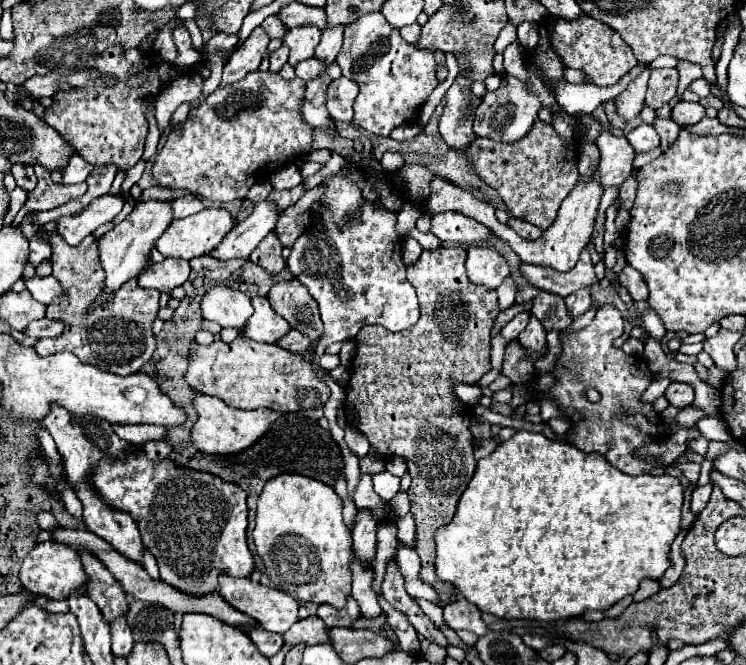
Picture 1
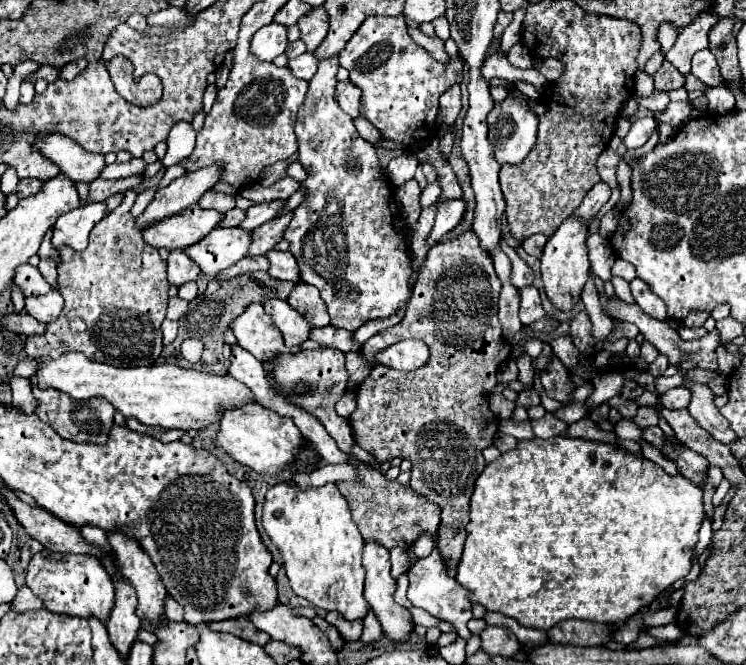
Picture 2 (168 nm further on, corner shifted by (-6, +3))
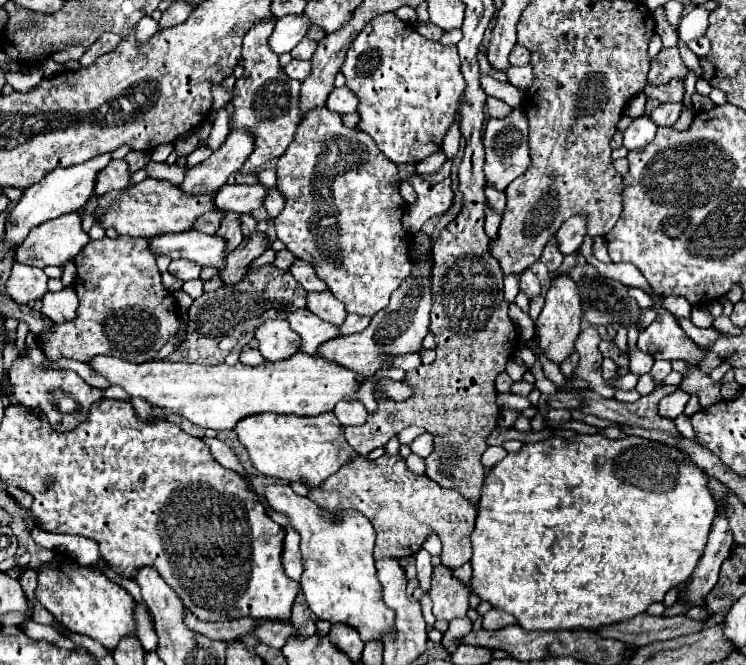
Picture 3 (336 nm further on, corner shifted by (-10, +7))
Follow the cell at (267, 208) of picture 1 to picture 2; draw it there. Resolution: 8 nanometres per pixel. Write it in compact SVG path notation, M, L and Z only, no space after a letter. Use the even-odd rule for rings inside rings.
M215 228L183 252L201 268L205 276L215 278L219 272L239 262L247 254L249 244L251 232L243 232L239 228Z

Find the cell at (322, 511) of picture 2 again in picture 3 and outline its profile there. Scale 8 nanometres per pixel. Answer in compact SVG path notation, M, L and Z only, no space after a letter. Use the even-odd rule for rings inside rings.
M271 484L265 488L265 498L269 506L283 514L291 528L301 536L301 590L309 608L331 624L343 622L353 626L363 642L381 640L383 634L393 630L395 612L385 606L379 580L375 576L373 544L375 530L371 522L357 510L341 510L331 514L335 522L325 518L321 506L317 506L307 496L299 496L289 484Z

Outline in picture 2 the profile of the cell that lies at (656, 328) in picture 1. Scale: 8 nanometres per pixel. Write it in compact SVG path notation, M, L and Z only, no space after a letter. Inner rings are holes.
M659 354L656 360L649 365L648 372L654 377L657 377L663 375L669 365L668 358L662 354Z

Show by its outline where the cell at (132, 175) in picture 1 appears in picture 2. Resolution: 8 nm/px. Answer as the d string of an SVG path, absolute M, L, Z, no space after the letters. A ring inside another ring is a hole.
M133 190L125 192L123 202L109 216L105 216L89 236L89 246L83 252L75 252L69 246L57 248L61 252L59 266L59 284L57 290L65 298L65 308L59 320L47 324L43 334L33 334L25 342L25 354L31 358L59 358L67 352L83 352L95 362L109 366L151 366L161 354L163 334L161 322L167 314L167 290L169 282L165 276L165 262L161 260L155 246L147 246L141 238L141 232L131 216L131 206L135 204L137 194Z

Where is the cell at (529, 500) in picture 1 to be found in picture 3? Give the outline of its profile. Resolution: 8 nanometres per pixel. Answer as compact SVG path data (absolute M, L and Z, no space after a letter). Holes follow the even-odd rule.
M601 434L581 436L575 440L547 438L535 444L525 444L519 452L507 454L501 462L497 462L483 480L475 530L471 534L471 542L473 542L471 590L481 600L487 600L493 608L513 614L517 618L517 624L528 632L597 630L599 626L605 624L617 624L645 612L653 602L661 602L667 590L685 582L691 576L703 554L715 516L717 516L717 502L707 490L707 476L699 468L687 466L683 462L683 454L673 446L653 440L643 440L637 436L629 436L623 440L609 440Z

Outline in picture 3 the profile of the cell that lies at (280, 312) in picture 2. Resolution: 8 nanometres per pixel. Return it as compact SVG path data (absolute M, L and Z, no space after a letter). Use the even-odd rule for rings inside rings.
M307 308L287 314L287 322L301 336L301 352L305 352L305 354L315 354L319 344L339 336L337 326L317 318Z

